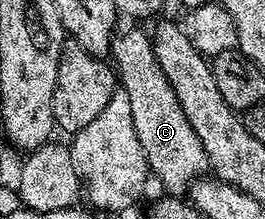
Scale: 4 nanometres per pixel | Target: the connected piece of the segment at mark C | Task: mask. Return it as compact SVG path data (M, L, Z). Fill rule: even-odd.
M119 18L109 56L121 90L129 98L135 133L142 155L147 157L150 175L154 179L156 176L170 195L182 197L196 180L208 175L211 163L201 138L189 124L185 110L181 110L181 102L177 102L173 86L169 86L169 78L165 78L165 70L161 70L161 62L157 62L152 37L143 27L134 19Z

